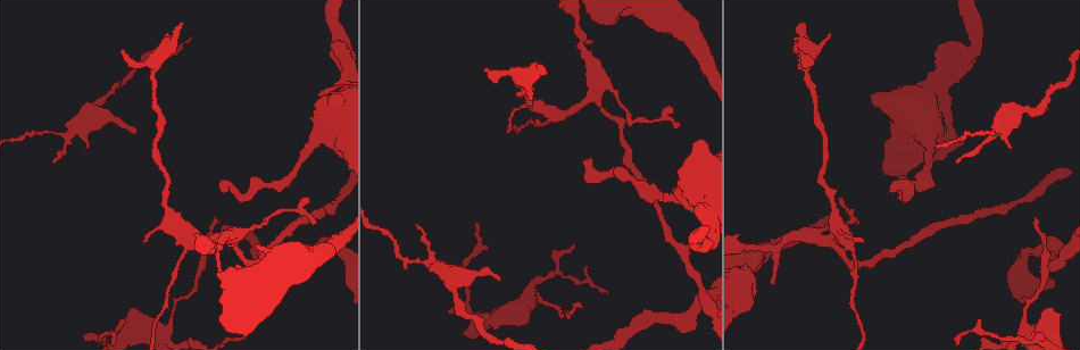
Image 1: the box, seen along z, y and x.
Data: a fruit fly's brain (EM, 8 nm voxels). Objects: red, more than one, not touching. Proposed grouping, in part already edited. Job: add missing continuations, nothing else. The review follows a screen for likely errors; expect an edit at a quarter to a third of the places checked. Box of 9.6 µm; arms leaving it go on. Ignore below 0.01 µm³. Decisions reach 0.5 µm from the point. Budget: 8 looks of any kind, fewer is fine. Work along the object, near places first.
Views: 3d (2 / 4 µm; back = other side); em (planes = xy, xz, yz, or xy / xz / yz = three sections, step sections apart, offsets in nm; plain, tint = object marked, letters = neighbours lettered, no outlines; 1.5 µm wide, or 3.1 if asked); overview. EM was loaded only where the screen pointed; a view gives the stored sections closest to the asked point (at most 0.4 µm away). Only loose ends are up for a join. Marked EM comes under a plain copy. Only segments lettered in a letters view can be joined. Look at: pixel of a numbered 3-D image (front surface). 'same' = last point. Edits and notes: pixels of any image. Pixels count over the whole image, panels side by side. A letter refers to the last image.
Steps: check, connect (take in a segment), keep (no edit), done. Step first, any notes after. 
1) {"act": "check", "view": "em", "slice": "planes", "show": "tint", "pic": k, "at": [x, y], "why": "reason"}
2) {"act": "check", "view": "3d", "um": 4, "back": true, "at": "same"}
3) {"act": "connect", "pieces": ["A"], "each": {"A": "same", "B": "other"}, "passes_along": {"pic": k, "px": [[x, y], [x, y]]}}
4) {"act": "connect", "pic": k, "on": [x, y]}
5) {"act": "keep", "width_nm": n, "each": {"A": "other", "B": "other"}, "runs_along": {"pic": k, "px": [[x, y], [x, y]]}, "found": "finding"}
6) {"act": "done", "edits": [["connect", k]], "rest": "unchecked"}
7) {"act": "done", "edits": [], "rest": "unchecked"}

{"act": "check", "view": "em", "slice": "planes", "show": "letters", "pic": 1, "at": [1034, 216], "why": "long arm stops here"}

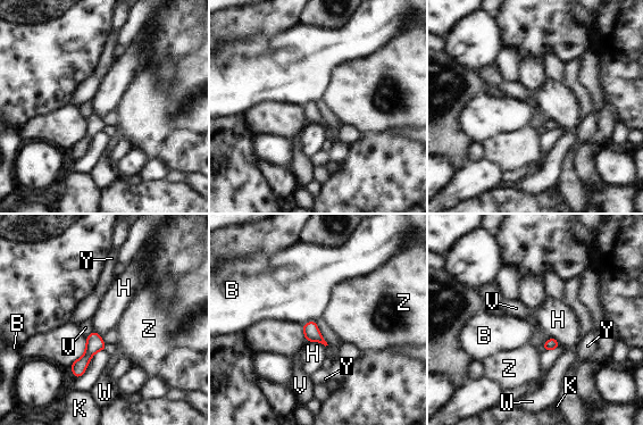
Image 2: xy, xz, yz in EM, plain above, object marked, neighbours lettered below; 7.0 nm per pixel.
{"act": "keep", "each": {"B": "other", "H": "other", "K": "other", "V": "other", "W": "other", "Y": "other", "Z": "other"}, "found": "none of them fits"}

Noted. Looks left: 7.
{"act": "check", "view": "em", "slice": "planes", "show": "tint", "pic": 1, "at": [843, 198], "why": "tapers out"}

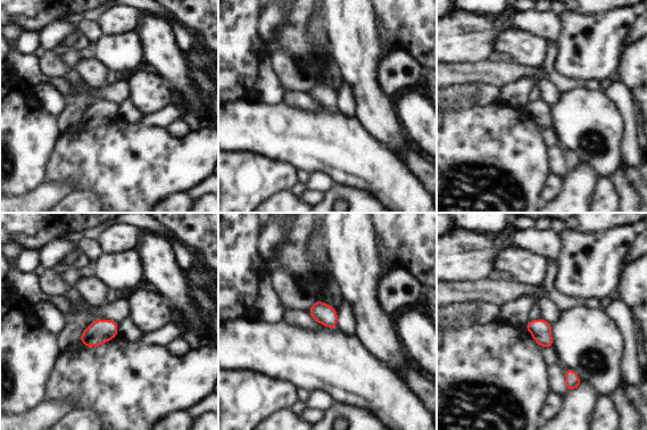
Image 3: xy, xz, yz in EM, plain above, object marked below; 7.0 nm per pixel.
{"act": "check", "view": "em", "slice": "planes", "show": "letters", "at": "same", "why": "what lies round it"}

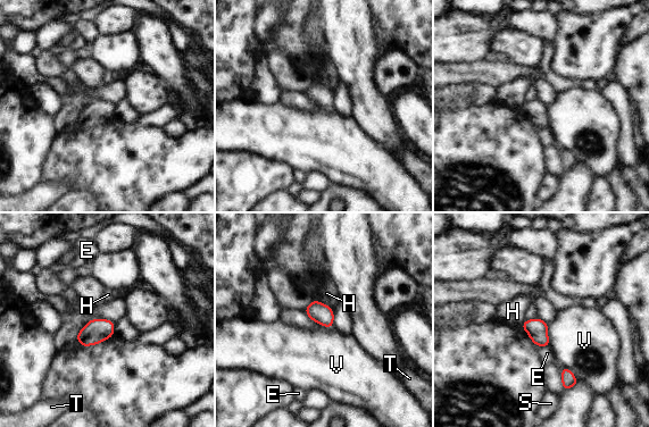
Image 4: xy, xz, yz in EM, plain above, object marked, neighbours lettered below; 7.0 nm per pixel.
{"act": "keep", "width_nm": 140, "each": {"E": "other", "H": "other", "S": "other", "T": "other", "V": "other"}, "border": {"pic": 4, "px": [[547, 325], [547, 337], [550, 344]]}, "found": "none of them fits"}

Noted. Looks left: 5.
{"act": "check", "view": "3d", "um": 2, "pic": 1, "at": [181, 26], "why": "stops while still wide"}

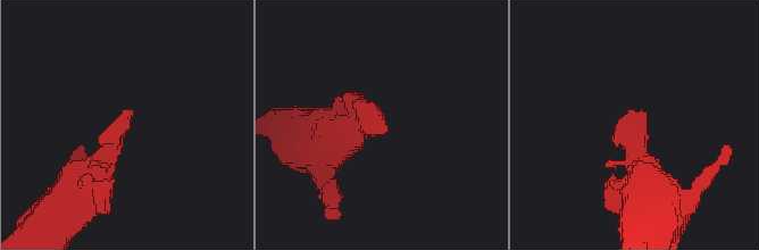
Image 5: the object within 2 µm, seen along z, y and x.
{"act": "check", "view": "em", "slice": "planes", "show": "letters", "pic": 5, "at": [638, 116]}

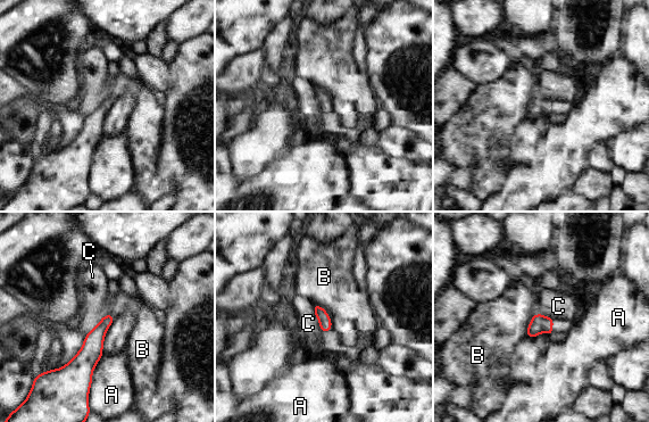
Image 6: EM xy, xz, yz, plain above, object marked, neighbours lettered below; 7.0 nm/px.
{"act": "keep", "longest_contact_nm": ["A", 320], "each": {"A": "other", "B": "other", "C": "other"}, "runs_along": {"pic": 6, "px": [[109, 317], [82, 365], [82, 385]]}, "found": "no lettered segment goes on from it"}

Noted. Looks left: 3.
{"act": "done", "edits": [], "rest": "unchecked"}

